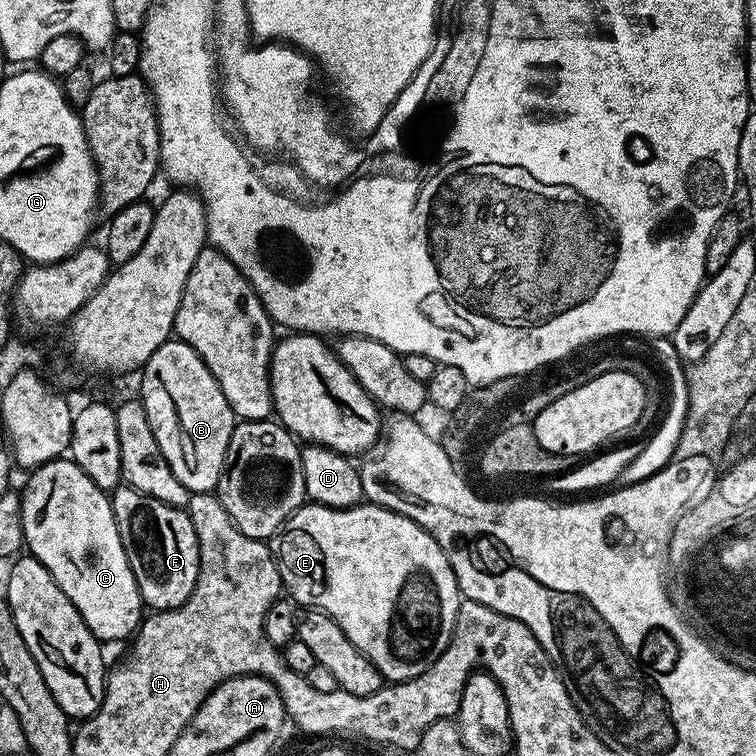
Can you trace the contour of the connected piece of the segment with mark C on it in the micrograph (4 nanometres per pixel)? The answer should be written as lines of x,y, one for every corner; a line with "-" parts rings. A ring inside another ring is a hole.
71,458
46,462
29,476
32,477
22,488
20,497
24,548
35,560
42,562
46,570
50,570
50,578
54,578
62,594
74,602
78,614
82,614
86,626
90,626
97,640
127,641
140,627
146,615
146,605
140,597
134,570
130,570
130,562
118,534
109,493
98,487

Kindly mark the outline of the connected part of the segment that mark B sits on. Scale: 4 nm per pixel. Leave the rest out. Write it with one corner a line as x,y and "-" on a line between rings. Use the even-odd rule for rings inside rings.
169,338
145,362
140,376
140,399
146,406
146,418
150,418
150,430
154,430
154,438
158,438
158,450
162,450
162,458
170,466
174,478
186,486
189,493
212,492
219,485
220,475
228,459
228,447
232,432
236,429
238,418
232,412
230,402
226,402
226,394
218,386
214,374
198,358
198,354
186,342

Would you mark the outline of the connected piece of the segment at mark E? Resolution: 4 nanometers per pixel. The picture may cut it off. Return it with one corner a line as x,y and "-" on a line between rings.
305,502
287,520
275,537
274,555
276,565
280,567
280,578
287,595
297,605
303,606
305,604
303,606
305,609
325,612
327,616
334,618
334,622
338,622
338,626
342,626
346,638
350,638
350,642
354,642
354,646
358,646
358,650
362,650
362,654
366,654
366,658
370,658
370,662
374,662
374,666
380,671
380,675
385,681
399,682
422,674
440,657
442,650
446,650
452,637
462,597
460,588
456,585
456,575
442,550
442,546
438,546
438,542
434,542
434,538
421,524
416,524
410,518
406,518
394,510
367,502
358,503
353,508
331,508
325,504

